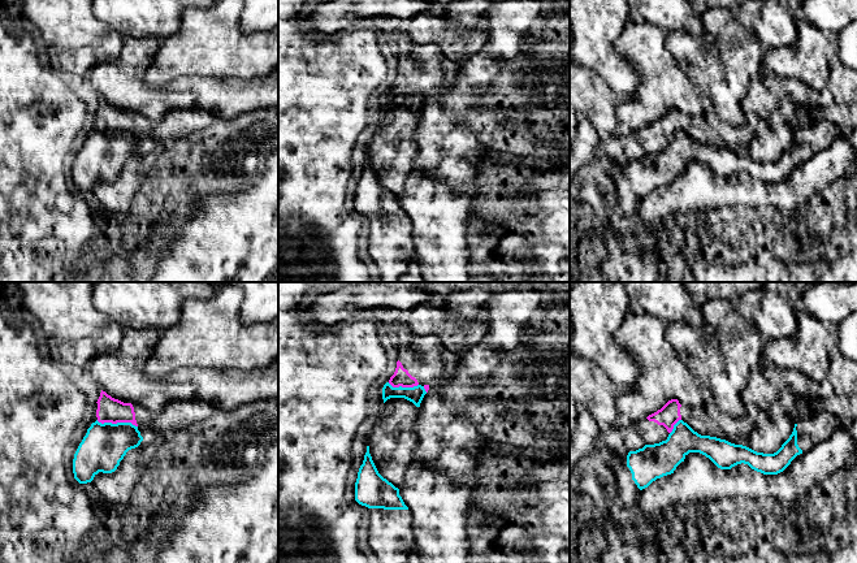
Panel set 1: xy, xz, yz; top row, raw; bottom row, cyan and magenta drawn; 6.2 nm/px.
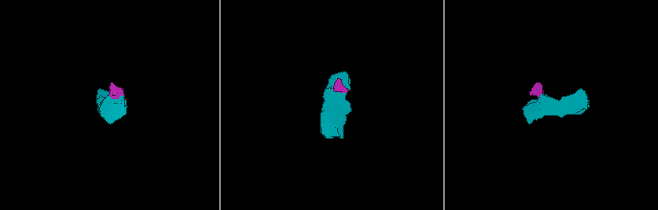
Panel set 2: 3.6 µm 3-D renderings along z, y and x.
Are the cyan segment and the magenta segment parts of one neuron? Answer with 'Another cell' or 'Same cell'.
Another cell

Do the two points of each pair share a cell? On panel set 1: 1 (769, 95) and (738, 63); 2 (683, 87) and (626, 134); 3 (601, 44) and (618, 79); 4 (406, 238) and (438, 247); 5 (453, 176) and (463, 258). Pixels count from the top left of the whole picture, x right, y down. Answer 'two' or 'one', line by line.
1: two
2: two
3: one
4: two
5: one

